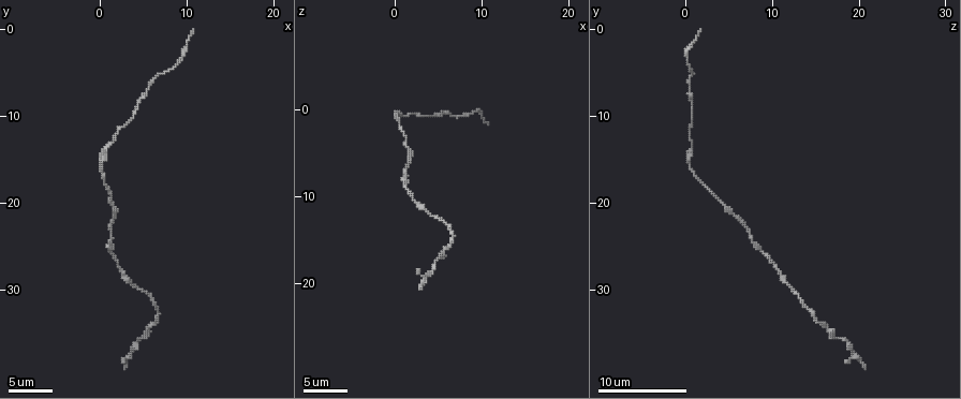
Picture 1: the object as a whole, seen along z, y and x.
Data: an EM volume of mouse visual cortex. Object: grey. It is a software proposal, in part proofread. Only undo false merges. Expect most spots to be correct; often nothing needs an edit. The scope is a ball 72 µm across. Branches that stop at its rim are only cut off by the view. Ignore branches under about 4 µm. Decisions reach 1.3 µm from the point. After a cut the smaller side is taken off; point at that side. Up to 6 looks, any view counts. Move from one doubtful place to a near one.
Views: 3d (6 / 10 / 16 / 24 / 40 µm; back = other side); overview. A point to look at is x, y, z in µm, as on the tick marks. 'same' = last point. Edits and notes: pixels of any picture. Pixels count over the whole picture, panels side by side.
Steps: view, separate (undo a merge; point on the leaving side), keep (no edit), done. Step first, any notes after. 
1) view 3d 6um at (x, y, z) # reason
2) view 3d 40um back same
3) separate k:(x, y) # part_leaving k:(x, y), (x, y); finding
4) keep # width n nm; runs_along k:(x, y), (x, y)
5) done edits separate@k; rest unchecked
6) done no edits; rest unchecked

view 3d 10um at (1.2, 25.6, 9.2) # sudden change in width

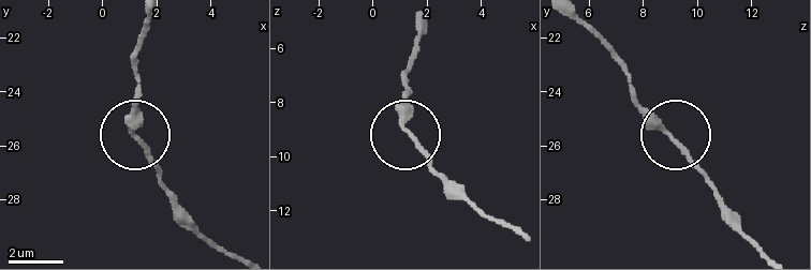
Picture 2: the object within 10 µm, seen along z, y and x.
keep # runs_along 2:(144, 17), (137, 135), (176, 194); continuous, no second neuron

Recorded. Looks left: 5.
view 3d 6um at (3.6, 29.0, 11.8)

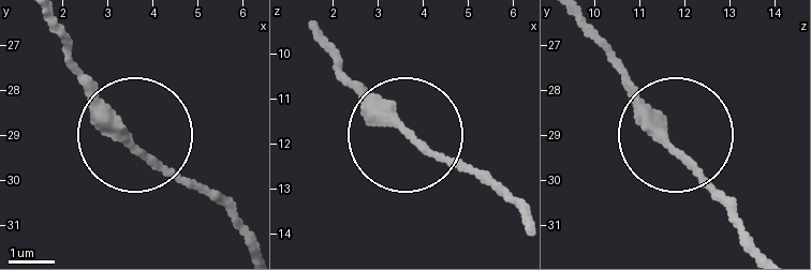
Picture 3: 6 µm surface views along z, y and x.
view 3d 6um back at (3.45, 29.15, 11.60)

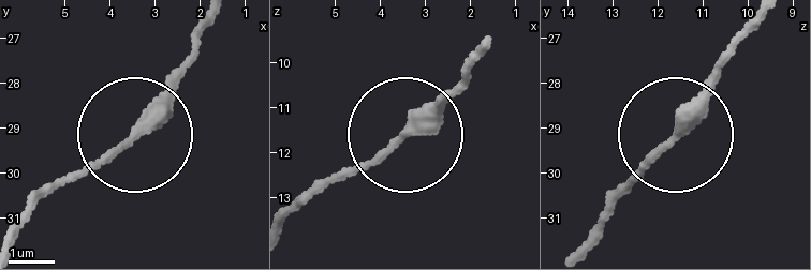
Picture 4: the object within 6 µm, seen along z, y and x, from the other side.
keep # runs_along 4:(760, 20), (691, 124), (614, 201); continuous, no second neuron

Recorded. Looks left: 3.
view 3d 16um at (6.2, 33.6, 15.8) # thick turns thin

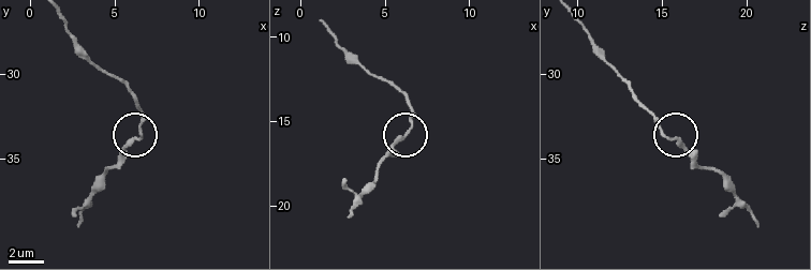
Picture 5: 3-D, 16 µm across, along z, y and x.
view 3d 16um back at (6.2, 33.9, 15.6)

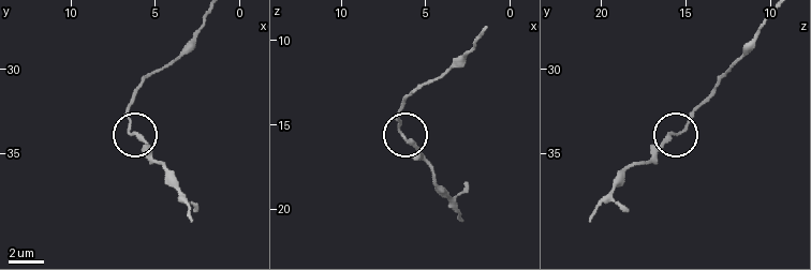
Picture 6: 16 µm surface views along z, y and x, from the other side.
keep # runs_along 6:(205, 20), (144, 80), (127, 116), (160, 162); one neuron here

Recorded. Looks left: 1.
done no edits; rest unchecked

